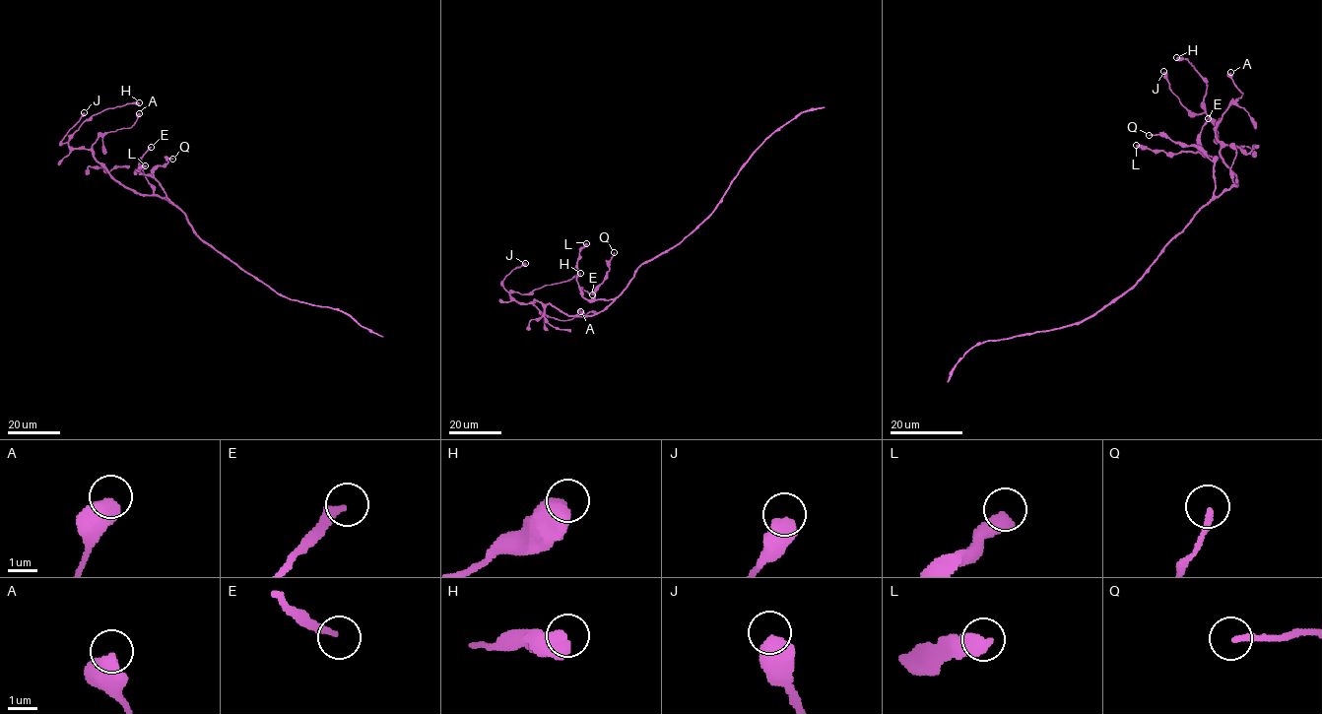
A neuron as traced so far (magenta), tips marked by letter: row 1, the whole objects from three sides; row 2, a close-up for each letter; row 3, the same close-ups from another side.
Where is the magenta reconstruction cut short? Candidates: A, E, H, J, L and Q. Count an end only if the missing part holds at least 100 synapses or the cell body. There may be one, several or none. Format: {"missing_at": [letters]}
{"missing_at": []}

